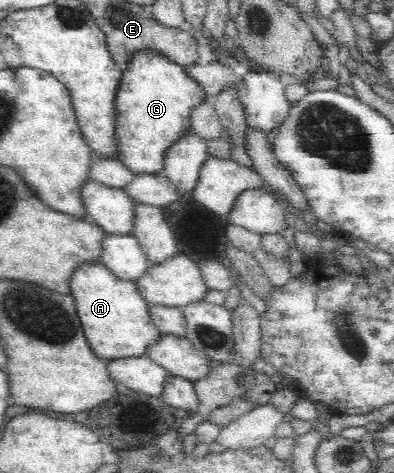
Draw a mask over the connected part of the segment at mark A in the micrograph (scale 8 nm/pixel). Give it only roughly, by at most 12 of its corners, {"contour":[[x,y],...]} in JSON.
{"contour":[[101,263],[70,287],[100,359],[148,356],[161,338],[136,284]]}

